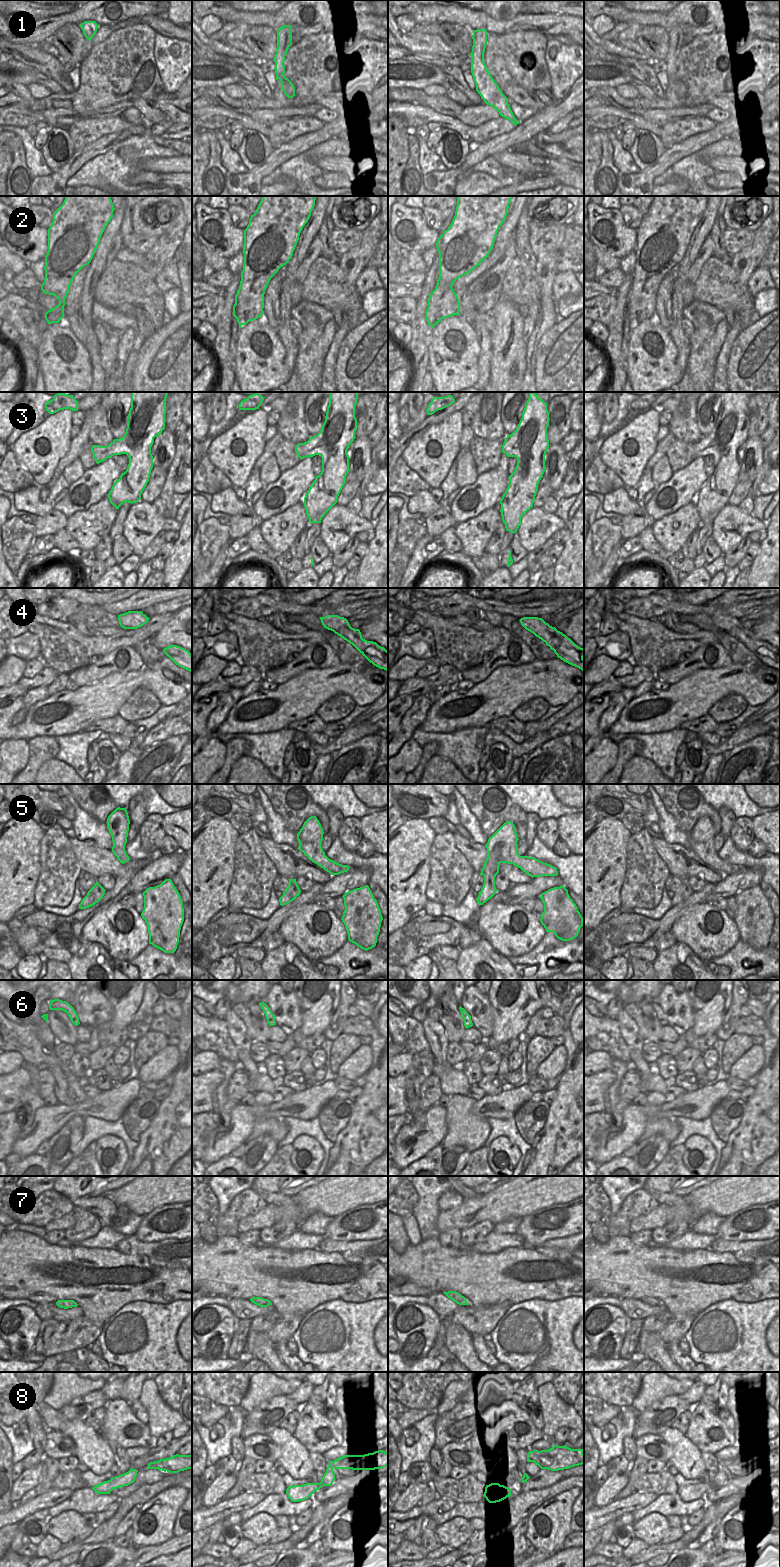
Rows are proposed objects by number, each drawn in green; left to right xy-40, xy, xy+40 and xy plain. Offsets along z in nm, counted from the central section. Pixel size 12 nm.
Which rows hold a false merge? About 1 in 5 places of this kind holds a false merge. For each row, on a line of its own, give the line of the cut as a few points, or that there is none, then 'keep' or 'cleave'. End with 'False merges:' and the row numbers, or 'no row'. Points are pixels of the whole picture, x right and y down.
1: cut none; keep
2: cut none; keep
3: cut none; keep
4: cut none; keep
5: cut none; keep
6: cut none; keep
7: cut none; keep
8: cut xy (329, 1464), (334, 1467); cleave
False merges: 8

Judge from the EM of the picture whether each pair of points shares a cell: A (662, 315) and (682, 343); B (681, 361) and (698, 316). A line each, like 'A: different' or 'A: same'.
A: same
B: different

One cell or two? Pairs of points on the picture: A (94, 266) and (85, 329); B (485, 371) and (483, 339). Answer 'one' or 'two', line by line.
A: one
B: one

